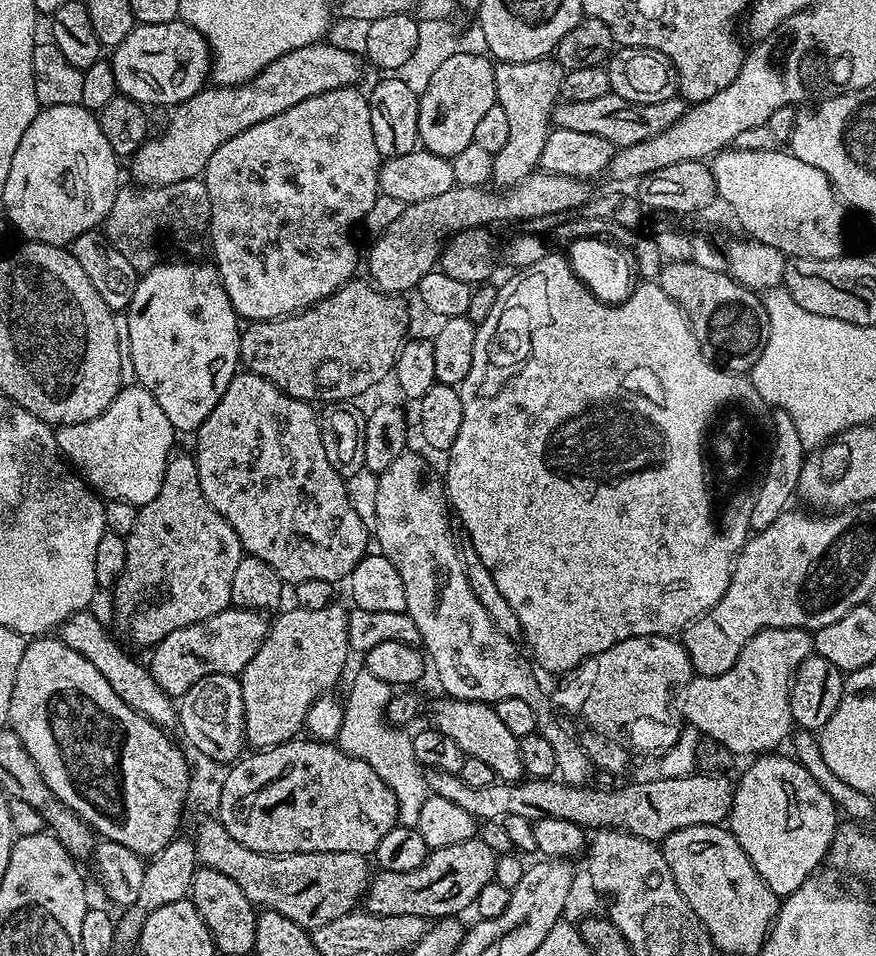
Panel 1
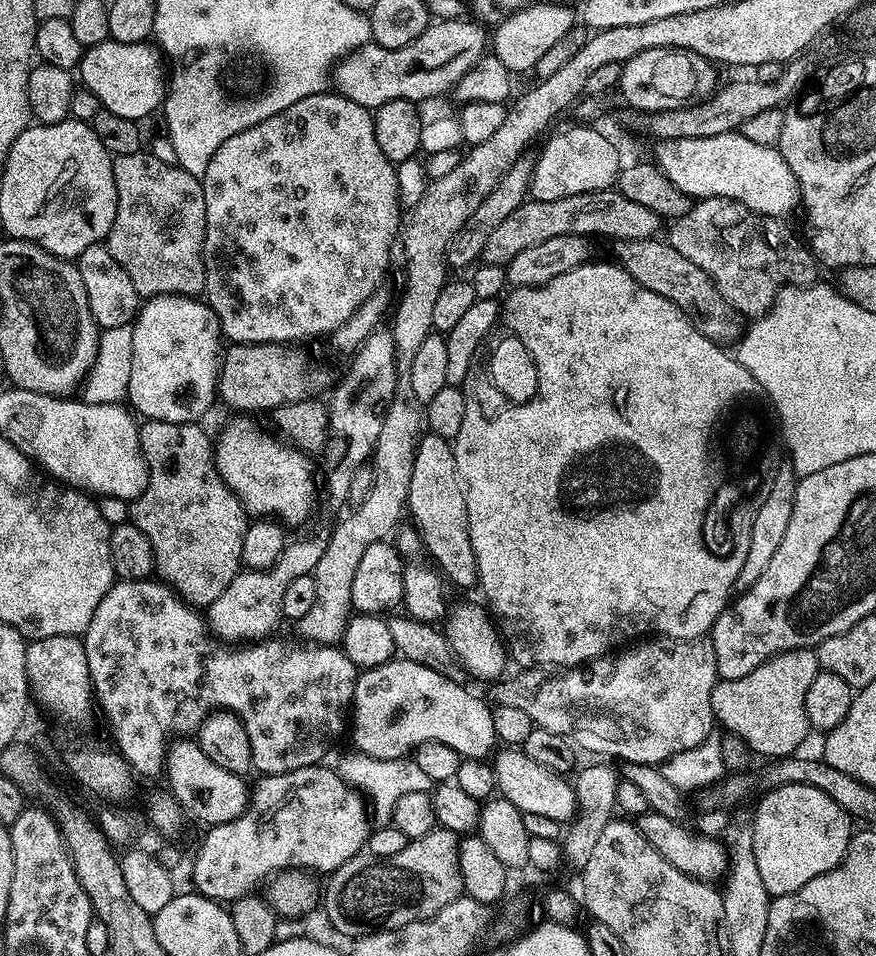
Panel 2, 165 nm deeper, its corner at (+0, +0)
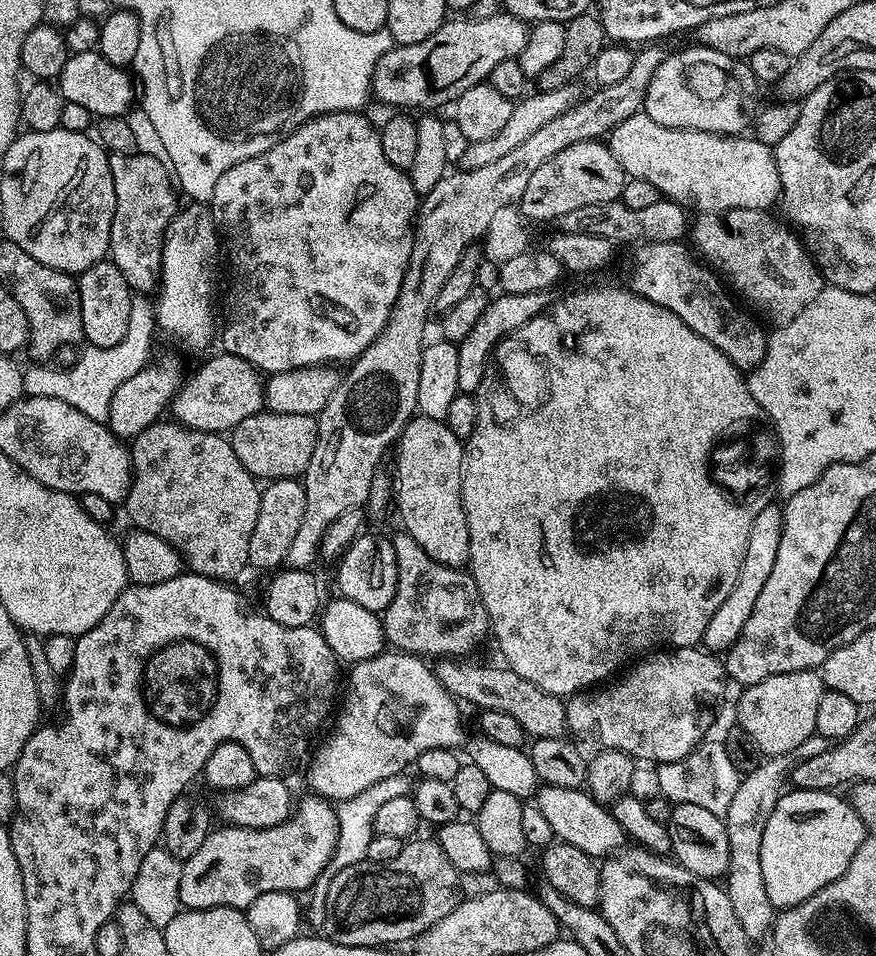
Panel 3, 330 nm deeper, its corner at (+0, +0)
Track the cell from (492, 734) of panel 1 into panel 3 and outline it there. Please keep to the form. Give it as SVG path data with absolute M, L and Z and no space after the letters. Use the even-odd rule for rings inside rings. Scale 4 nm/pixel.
M544 786L535 793L534 803L542 810L546 822L550 822L550 830L557 841L578 846L578 850L594 858L611 857L619 849L616 847L622 842L625 843L626 837L622 826L612 816L611 811L587 791L579 788Z

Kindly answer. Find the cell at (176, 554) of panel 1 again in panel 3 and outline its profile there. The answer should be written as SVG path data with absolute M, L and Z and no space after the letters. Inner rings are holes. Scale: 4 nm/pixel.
M175 422L164 423L146 426L146 430L131 437L132 484L126 497L128 516L139 531L158 534L158 538L178 549L195 575L231 581L231 576L249 567L250 534L254 534L254 522L258 522L261 485L244 469L242 462L238 462L238 454L234 454L234 446L227 435L194 430Z

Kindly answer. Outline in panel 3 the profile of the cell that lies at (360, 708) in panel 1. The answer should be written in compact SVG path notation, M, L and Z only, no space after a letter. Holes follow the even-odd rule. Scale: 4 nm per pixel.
M405 775L391 776L367 787L362 793L354 798L341 800L335 805L336 821L338 822L338 836L336 838L335 850L330 862L323 868L322 874L312 883L308 898L308 904L304 910L305 923L312 930L323 929L326 910L326 896L329 894L330 882L347 866L363 863L368 857L369 844L375 833L373 816L378 812L383 803L390 802L393 798L400 798L411 793L412 784L405 779Z

